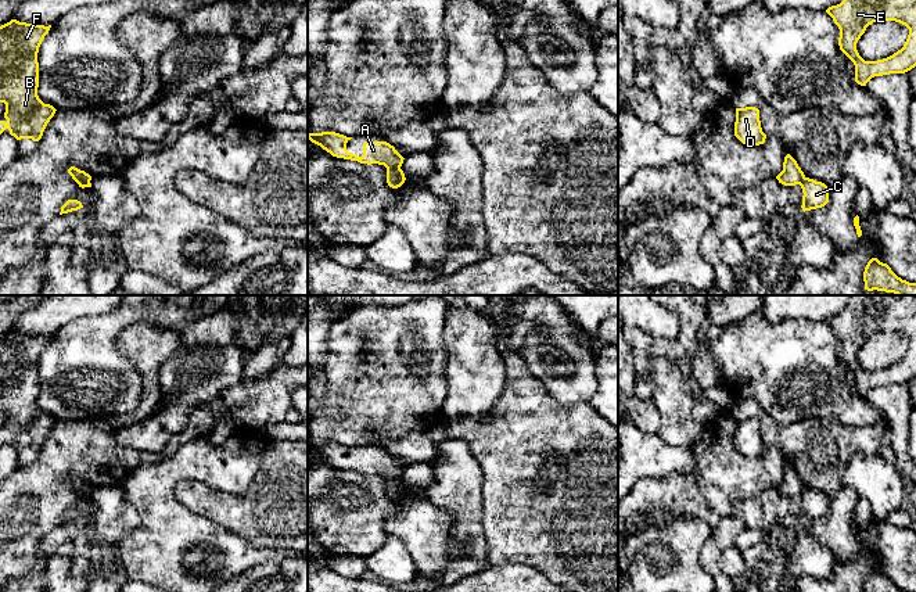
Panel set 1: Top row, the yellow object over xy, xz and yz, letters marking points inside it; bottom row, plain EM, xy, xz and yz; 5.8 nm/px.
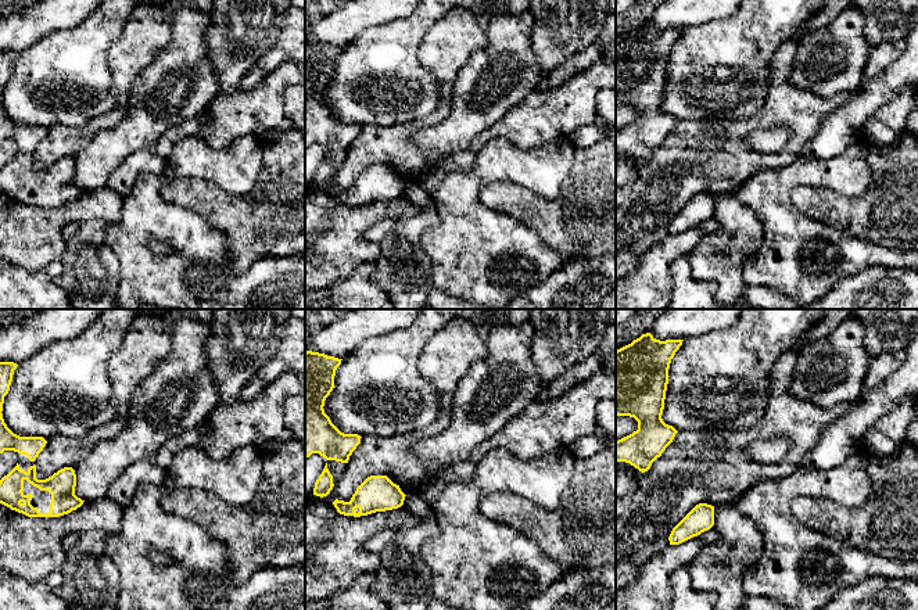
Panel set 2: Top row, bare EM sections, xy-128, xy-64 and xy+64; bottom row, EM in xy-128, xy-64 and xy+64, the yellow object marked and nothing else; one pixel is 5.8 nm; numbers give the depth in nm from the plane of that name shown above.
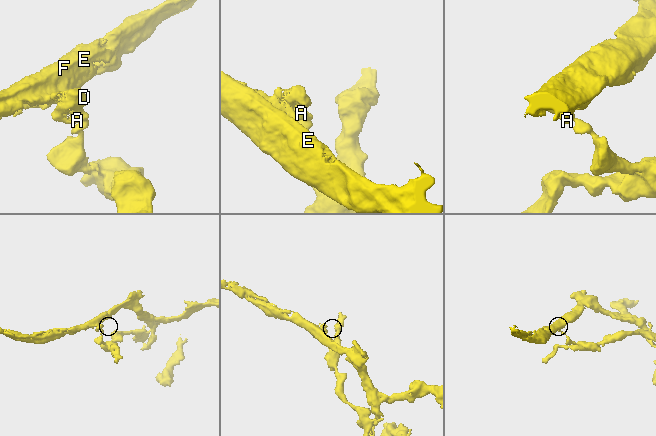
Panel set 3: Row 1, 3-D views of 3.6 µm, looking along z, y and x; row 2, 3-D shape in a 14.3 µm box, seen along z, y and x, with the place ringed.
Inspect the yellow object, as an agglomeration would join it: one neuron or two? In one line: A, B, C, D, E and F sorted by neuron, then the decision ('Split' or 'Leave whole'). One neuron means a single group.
Groups: A B D E F / C. Split

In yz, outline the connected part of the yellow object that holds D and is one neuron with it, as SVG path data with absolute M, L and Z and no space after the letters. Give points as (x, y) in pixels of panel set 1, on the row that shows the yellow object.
M736 108L734 136L748 147L765 143L766 134L761 128L758 108Z

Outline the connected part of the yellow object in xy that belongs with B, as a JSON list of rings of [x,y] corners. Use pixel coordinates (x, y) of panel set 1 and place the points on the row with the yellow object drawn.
[[[11,19],[0,26],[0,103],[6,104],[4,118],[0,121],[0,134],[8,129],[17,140],[39,141],[55,114],[55,108],[44,104],[37,96],[39,87],[39,47],[51,25],[32,25]]]

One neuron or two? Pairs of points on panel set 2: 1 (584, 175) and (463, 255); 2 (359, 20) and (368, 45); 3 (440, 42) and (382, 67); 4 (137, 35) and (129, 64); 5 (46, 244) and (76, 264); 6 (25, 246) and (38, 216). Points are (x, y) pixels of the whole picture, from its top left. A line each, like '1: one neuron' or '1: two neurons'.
1: two neurons
2: two neurons
3: two neurons
4: one neuron
5: two neurons
6: one neuron

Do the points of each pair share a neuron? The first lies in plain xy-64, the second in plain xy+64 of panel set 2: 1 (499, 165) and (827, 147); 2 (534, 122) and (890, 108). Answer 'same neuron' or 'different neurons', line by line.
1: different neurons
2: same neuron

